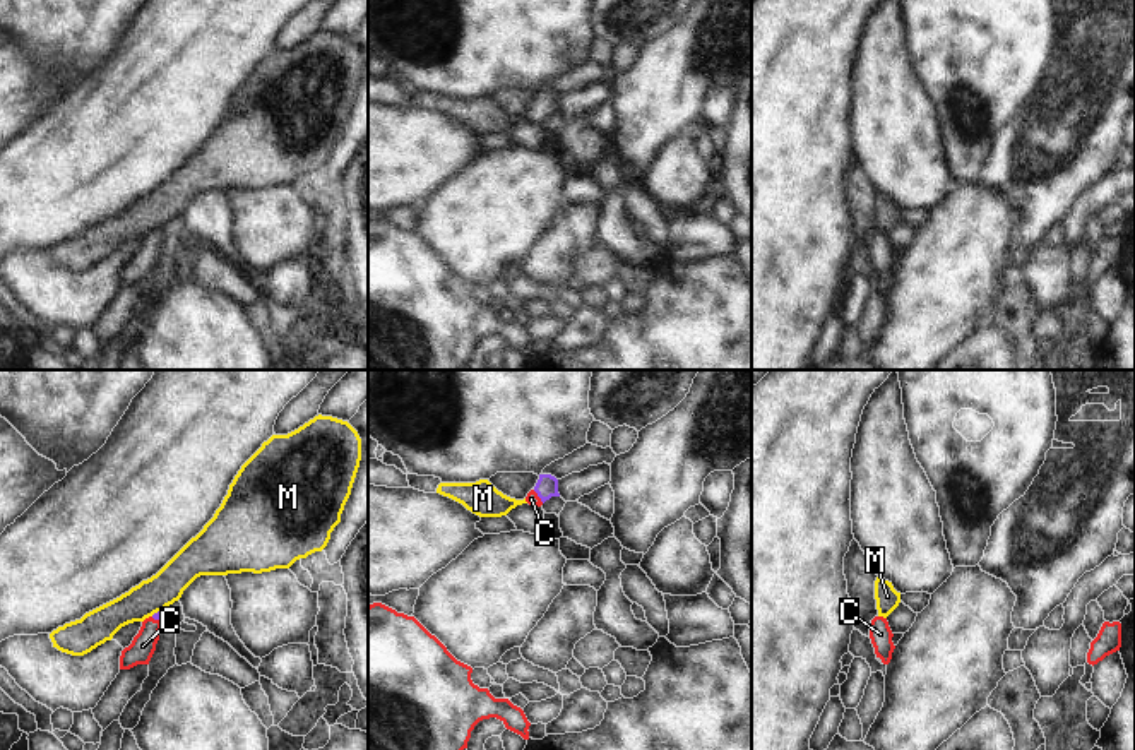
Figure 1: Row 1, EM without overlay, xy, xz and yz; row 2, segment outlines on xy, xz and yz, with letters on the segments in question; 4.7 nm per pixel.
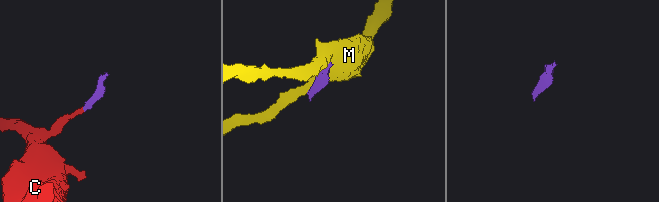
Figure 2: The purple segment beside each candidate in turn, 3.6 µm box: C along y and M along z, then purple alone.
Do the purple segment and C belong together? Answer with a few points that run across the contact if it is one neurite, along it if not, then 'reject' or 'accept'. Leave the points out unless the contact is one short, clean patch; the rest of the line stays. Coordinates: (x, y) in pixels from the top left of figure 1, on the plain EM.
line xz (546, 103), (538, 112), (531, 115); accept

